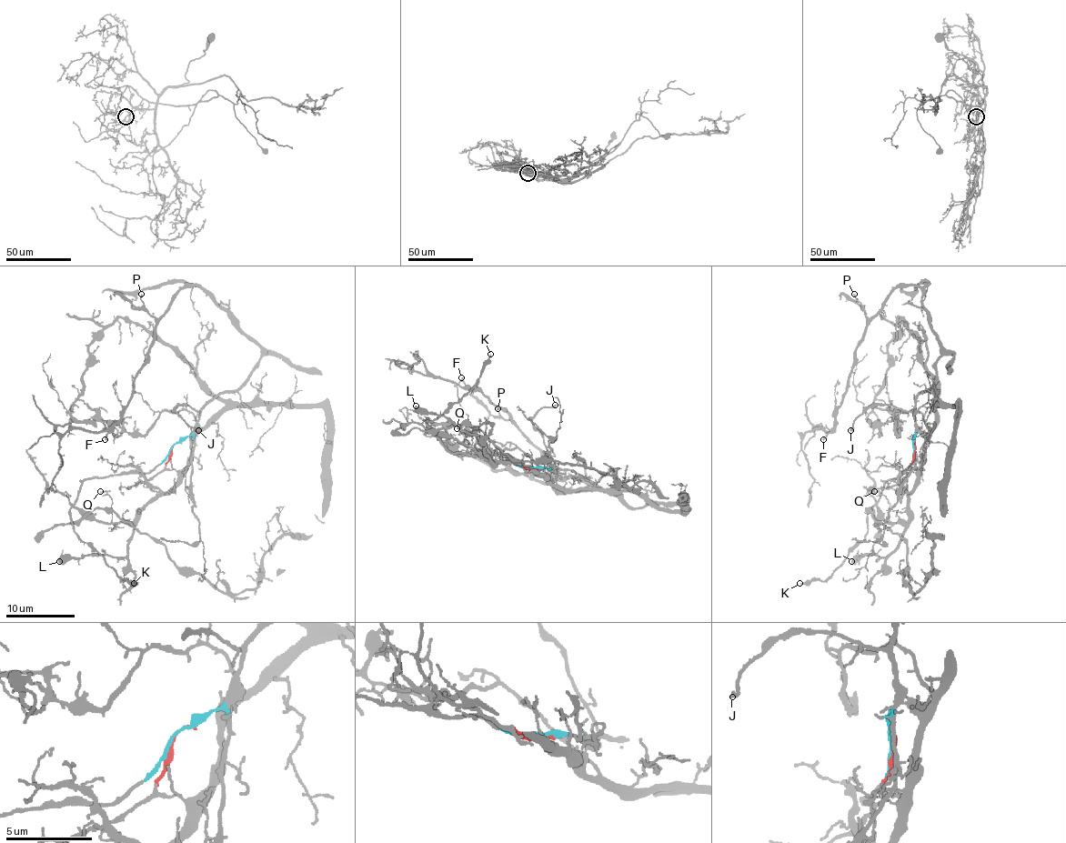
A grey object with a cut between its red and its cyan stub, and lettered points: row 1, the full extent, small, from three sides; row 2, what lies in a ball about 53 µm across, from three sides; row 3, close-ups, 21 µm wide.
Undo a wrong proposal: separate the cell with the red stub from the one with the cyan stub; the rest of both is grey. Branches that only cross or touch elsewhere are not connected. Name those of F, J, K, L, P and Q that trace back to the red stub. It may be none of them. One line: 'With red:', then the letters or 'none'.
With red: L, Q

